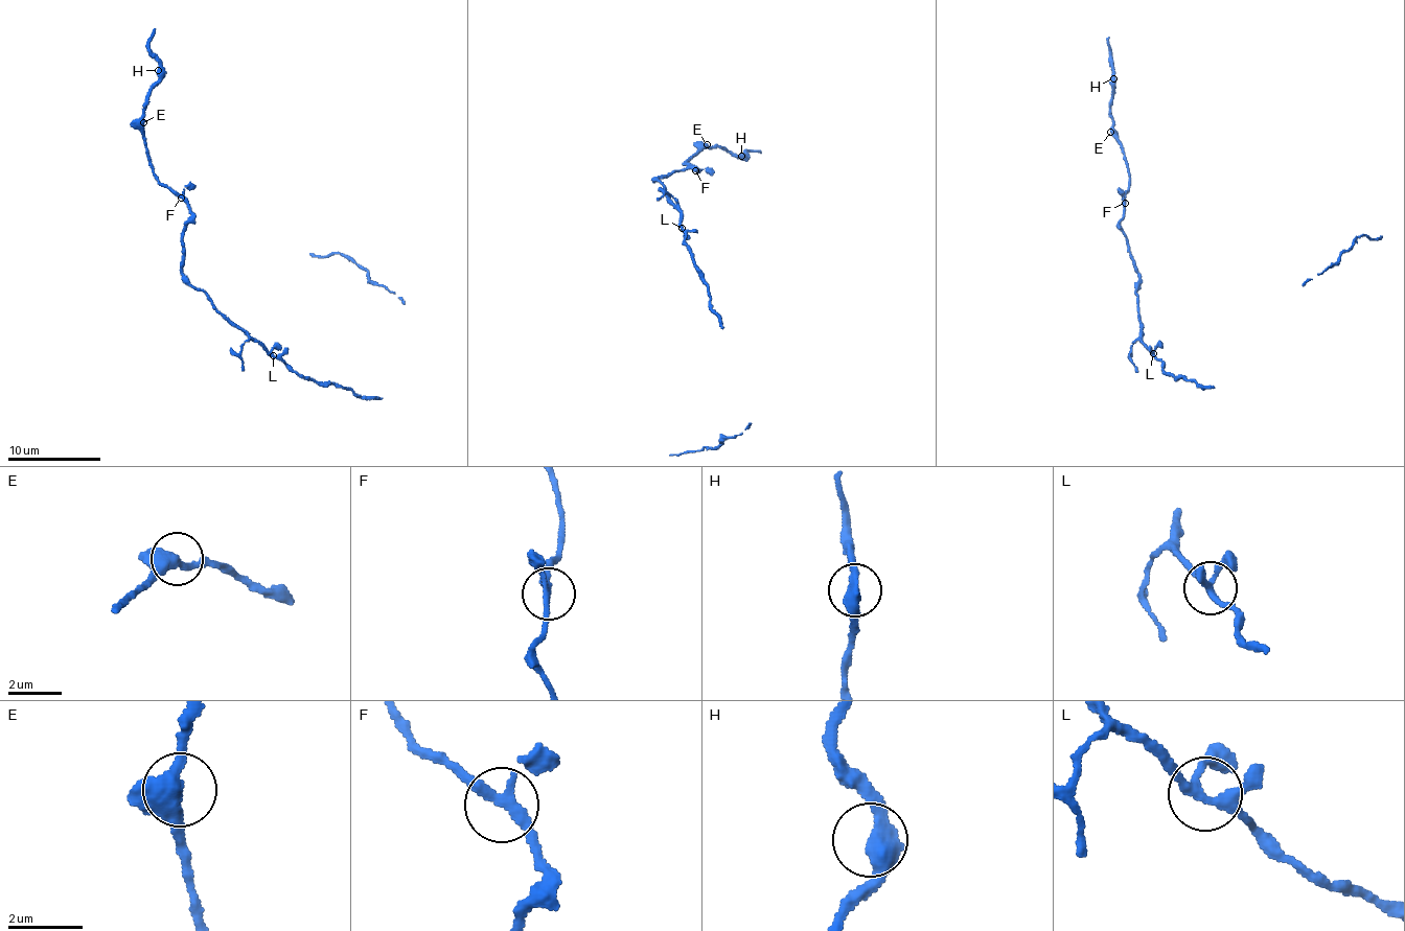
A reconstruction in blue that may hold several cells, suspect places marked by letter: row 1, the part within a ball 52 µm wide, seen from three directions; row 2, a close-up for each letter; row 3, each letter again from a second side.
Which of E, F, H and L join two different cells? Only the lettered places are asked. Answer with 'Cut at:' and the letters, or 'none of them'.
Cut at: none of them

